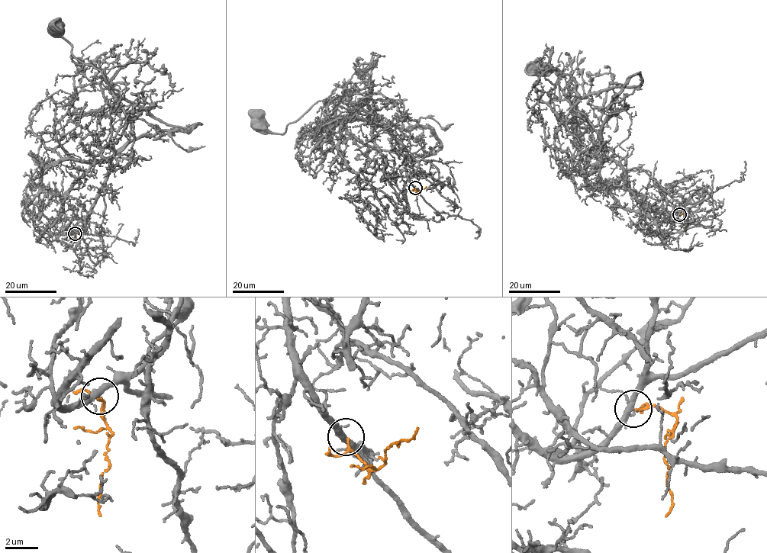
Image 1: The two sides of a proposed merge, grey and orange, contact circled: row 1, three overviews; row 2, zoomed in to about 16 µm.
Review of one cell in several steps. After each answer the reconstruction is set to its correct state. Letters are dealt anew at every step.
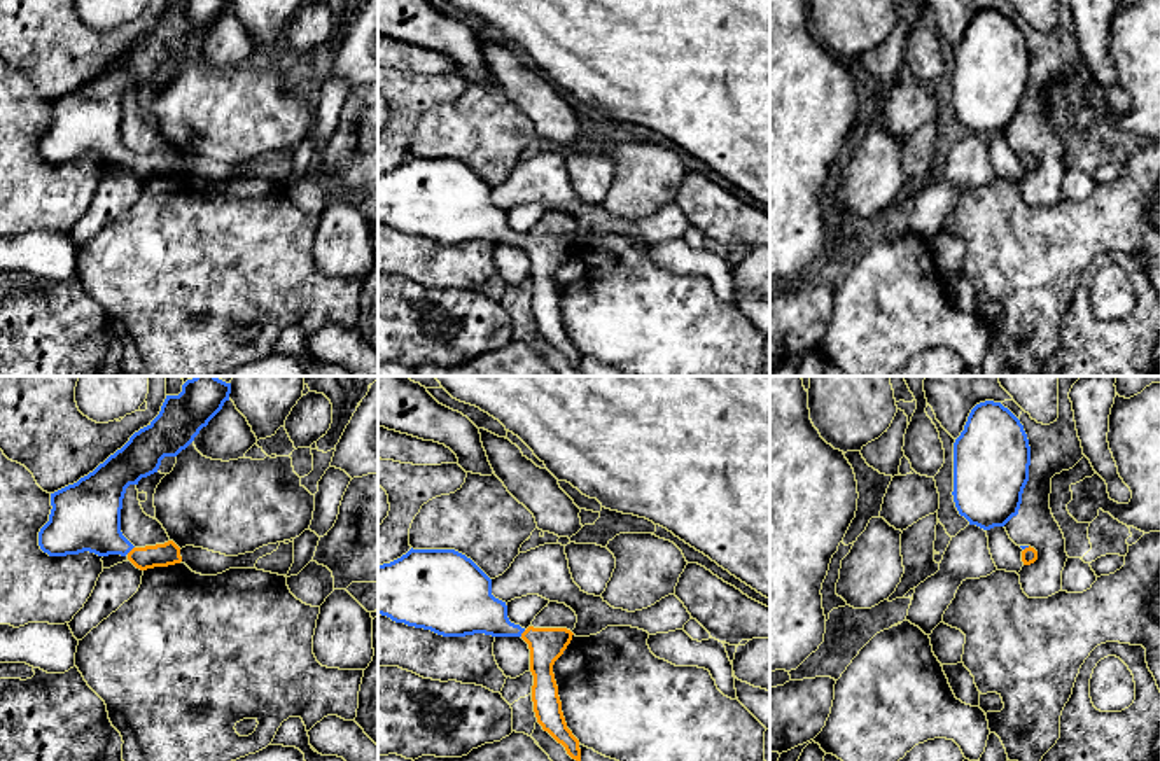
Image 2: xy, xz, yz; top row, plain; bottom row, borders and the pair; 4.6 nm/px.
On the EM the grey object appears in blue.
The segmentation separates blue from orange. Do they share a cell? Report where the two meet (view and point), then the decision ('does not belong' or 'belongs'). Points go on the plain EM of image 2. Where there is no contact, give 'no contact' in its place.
contact xy (130, 158); belongs

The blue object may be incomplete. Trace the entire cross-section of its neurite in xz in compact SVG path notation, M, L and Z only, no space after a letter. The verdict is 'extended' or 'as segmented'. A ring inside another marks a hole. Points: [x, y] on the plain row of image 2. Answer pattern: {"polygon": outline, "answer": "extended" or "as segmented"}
{"polygon": "M409 157L401 166L378 173L378 222L395 231L430 238L443 245L465 245L485 241L492 245L521 245L530 257L530 280L534 283L532 310L537 331L567 362L581 371L579 348L567 336L558 294L553 282L555 269L572 248L567 236L527 238L507 226L506 210L492 203L492 187L465 163L455 157Z", "answer": "extended"}

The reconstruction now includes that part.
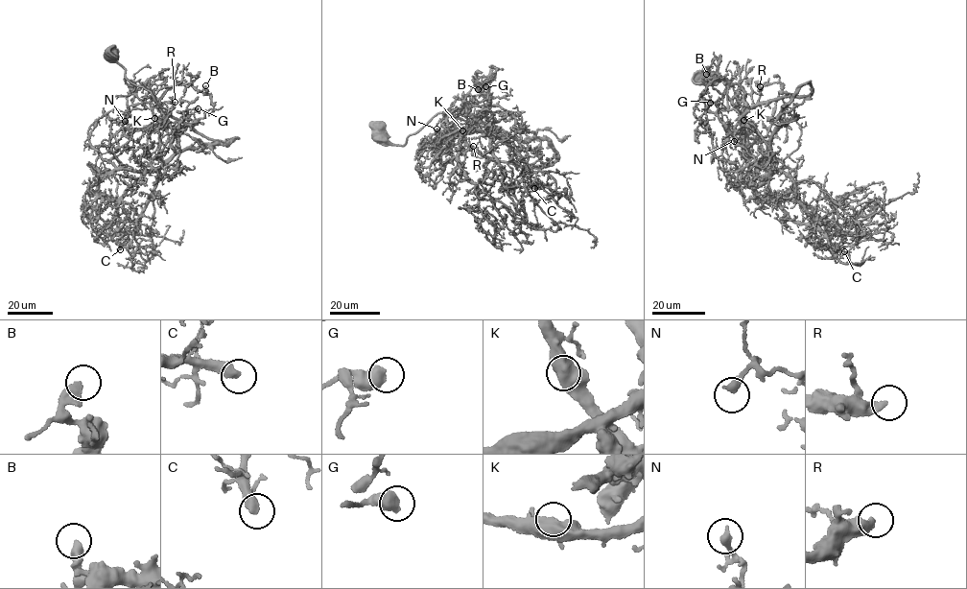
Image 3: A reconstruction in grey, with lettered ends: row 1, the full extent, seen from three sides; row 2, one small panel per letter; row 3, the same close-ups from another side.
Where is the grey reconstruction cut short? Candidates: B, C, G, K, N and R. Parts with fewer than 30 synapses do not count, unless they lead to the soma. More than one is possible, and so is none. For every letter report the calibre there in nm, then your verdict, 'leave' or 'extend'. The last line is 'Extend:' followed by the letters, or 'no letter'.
B: 440 nm thick; leave
C: 440 nm thick; extend
G: 600 nm thick; leave
K: 500 nm thick; leave
N: 320 nm thick; leave
R: 320 nm thick; leave
Extend: C

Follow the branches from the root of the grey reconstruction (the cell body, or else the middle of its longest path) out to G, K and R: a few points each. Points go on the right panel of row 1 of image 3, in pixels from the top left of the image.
G: (709, 76), (715, 73), (728, 82), (716, 105), (738, 111), (733, 133), (709, 109), (710, 103)
K: (709, 76), (715, 73), (728, 82), (716, 105), (741, 116), (747, 106), (735, 97), (732, 102), (743, 120)
R: (709, 76), (708, 73), (715, 73), (728, 82), (716, 105), (732, 108), (741, 116), (757, 102), (760, 86)

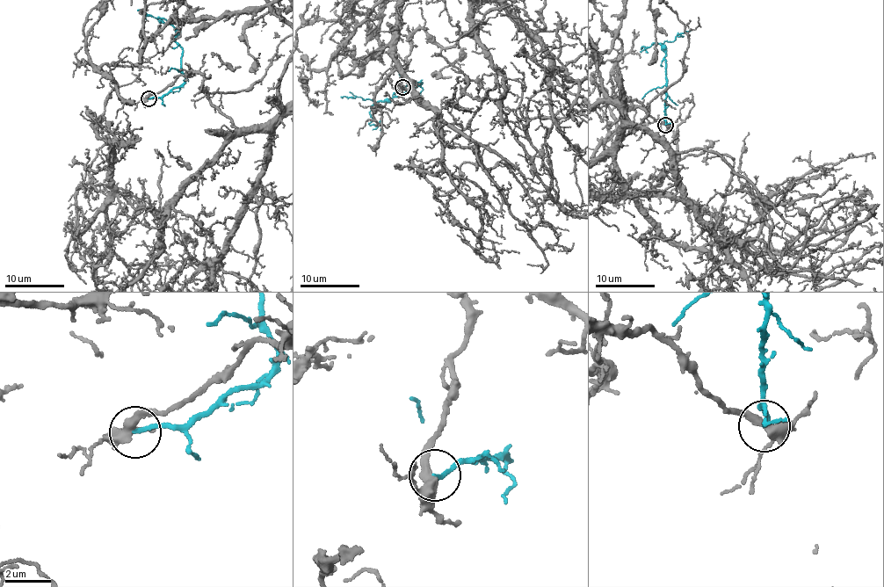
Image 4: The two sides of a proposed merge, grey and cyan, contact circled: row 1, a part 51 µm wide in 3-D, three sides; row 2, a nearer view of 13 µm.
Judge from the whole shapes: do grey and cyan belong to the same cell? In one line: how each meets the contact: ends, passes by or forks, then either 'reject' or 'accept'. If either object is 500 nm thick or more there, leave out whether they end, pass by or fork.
grey forks; cyan ends; reject

